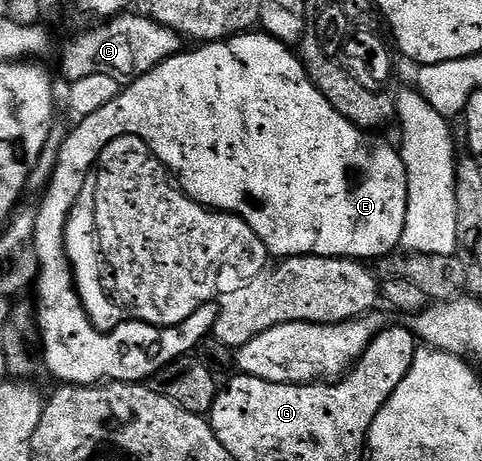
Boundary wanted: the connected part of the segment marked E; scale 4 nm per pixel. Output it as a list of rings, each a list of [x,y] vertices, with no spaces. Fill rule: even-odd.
[[[251,30],[248,32],[243,32],[237,36],[232,36],[229,40],[206,42],[203,43],[201,46],[194,46],[191,48],[194,48],[191,50],[191,52],[189,52],[189,50],[183,50],[179,52],[178,55],[173,56],[172,58],[168,58],[163,62],[163,64],[161,64],[160,66],[156,66],[150,72],[146,72],[143,76],[131,79],[129,83],[127,83],[130,85],[128,85],[127,88],[125,85],[125,87],[123,87],[121,91],[119,91],[118,96],[116,98],[112,98],[112,102],[108,102],[108,106],[103,106],[100,110],[96,110],[96,114],[88,114],[87,116],[81,117],[81,119],[79,119],[77,123],[75,123],[78,125],[76,125],[70,133],[65,133],[62,145],[59,148],[58,157],[56,158],[54,173],[52,173],[49,183],[46,185],[44,191],[41,193],[40,198],[42,198],[42,205],[39,203],[36,208],[38,217],[36,218],[36,230],[34,231],[34,245],[36,246],[36,258],[38,259],[38,279],[36,281],[36,289],[38,288],[38,296],[36,295],[36,311],[38,314],[38,332],[42,336],[42,347],[40,349],[40,356],[43,361],[46,359],[47,370],[50,371],[56,379],[62,380],[58,382],[61,382],[63,385],[89,386],[91,384],[101,384],[103,382],[117,382],[119,384],[137,384],[139,382],[145,381],[147,378],[154,376],[162,367],[164,367],[165,364],[170,364],[171,362],[173,362],[174,360],[178,360],[182,356],[193,353],[195,351],[194,347],[196,347],[197,344],[205,338],[205,336],[209,337],[211,333],[213,333],[214,320],[218,317],[217,307],[215,307],[213,303],[208,303],[200,306],[200,308],[196,310],[195,313],[192,313],[190,317],[185,318],[182,322],[180,322],[179,325],[176,325],[174,328],[162,328],[156,325],[146,324],[143,321],[130,318],[127,319],[125,322],[120,323],[118,326],[116,326],[115,329],[112,329],[111,332],[101,332],[101,330],[97,329],[96,326],[93,325],[93,322],[90,321],[85,310],[82,308],[82,304],[79,299],[71,298],[71,300],[62,300],[59,302],[58,308],[56,305],[54,305],[54,288],[70,288],[71,285],[74,284],[73,270],[70,268],[70,260],[66,256],[65,250],[65,226],[69,218],[69,212],[73,207],[73,203],[76,202],[76,198],[78,198],[78,196],[80,195],[81,186],[83,186],[84,180],[88,178],[90,173],[93,173],[95,171],[97,162],[101,157],[101,152],[106,146],[108,146],[110,142],[112,142],[113,139],[120,138],[124,135],[134,135],[140,137],[140,139],[146,142],[147,146],[151,148],[151,150],[155,154],[155,157],[160,160],[163,166],[165,166],[169,175],[173,177],[173,179],[176,181],[178,188],[182,189],[182,191],[185,192],[188,198],[194,200],[198,204],[202,204],[205,208],[218,209],[219,212],[230,212],[232,215],[236,215],[240,219],[243,219],[244,222],[246,222],[248,226],[250,226],[252,230],[254,230],[256,234],[260,236],[260,241],[264,242],[264,245],[269,248],[271,253],[277,254],[277,252],[282,252],[278,254],[281,254],[283,257],[336,256],[339,258],[356,260],[359,262],[374,262],[381,257],[391,255],[391,253],[393,253],[395,249],[397,249],[399,245],[401,245],[402,235],[404,234],[406,203],[408,202],[409,191],[406,188],[405,166],[404,162],[402,161],[399,149],[395,147],[394,144],[392,146],[390,144],[385,144],[385,142],[382,140],[377,140],[377,138],[374,137],[377,135],[371,134],[369,131],[356,127],[352,122],[348,122],[348,118],[344,118],[344,114],[340,114],[340,110],[336,110],[332,106],[332,102],[328,102],[328,98],[324,98],[324,94],[320,94],[320,90],[310,80],[310,75],[306,72],[306,68],[301,62],[299,53],[295,51],[295,49],[291,47],[291,45],[285,44],[284,42],[280,42],[279,40],[277,40],[276,38],[272,38],[271,36],[267,36],[266,33],[261,30]]]

